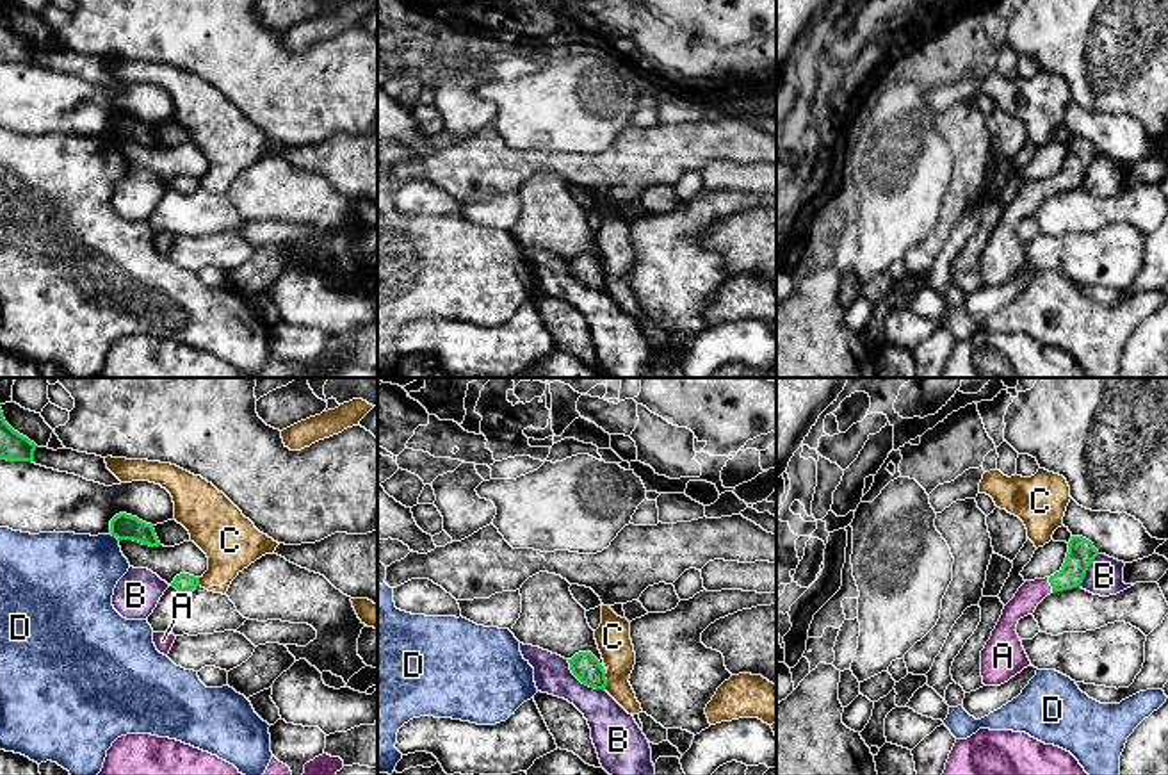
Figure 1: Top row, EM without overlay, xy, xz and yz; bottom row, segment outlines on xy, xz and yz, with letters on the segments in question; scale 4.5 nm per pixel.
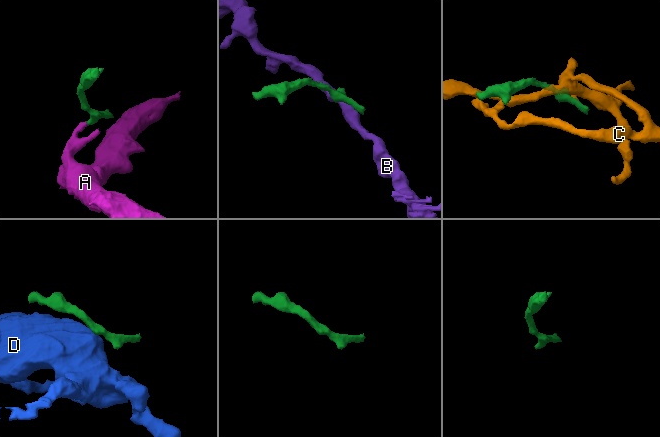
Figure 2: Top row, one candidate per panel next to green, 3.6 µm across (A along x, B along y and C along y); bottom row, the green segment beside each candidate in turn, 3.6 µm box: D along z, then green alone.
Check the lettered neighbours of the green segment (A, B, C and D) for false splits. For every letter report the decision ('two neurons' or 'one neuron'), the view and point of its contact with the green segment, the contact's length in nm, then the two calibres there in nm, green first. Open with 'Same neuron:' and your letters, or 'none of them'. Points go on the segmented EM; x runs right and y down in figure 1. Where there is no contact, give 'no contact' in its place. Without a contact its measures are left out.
Same neuron: A
A: one neuron | yz (1051, 585) | 80 nm | 130/120 nm
B: two neurons | xz (583, 683) | 220 nm | 120/200 nm
C: two neurons | xz (606, 681) | 70 nm | 120/160 nm
D: two neurons | xy (114, 535) | 50 nm | 120/360 nm

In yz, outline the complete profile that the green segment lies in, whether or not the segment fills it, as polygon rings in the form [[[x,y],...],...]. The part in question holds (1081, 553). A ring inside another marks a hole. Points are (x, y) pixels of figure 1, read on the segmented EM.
[[[1072,536],[1059,572],[1045,579],[1026,581],[1004,606],[1002,615],[981,650],[981,677],[985,686],[1001,686],[1024,668],[1033,666],[1017,634],[1020,618],[1033,615],[1036,606],[1050,593],[1081,586],[1088,567],[1099,556],[1093,543]]]

